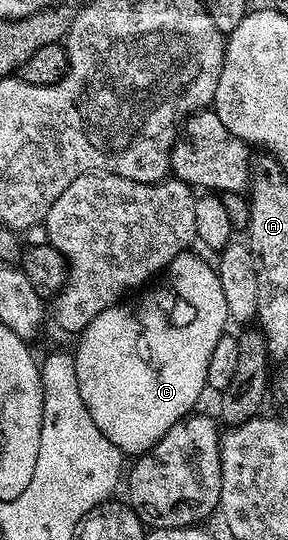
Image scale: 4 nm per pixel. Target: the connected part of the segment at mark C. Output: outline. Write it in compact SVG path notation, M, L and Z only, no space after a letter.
M193 253L175 256L163 271L161 286L141 292L146 294L138 293L133 306L118 304L99 312L76 339L75 376L79 380L79 396L83 396L83 404L87 412L91 412L91 420L95 420L95 428L99 428L122 455L146 454L167 436L174 424L198 409L197 401L207 390L205 381L211 351L226 333L228 326L225 325L230 325L227 296L223 296L216 269Z

